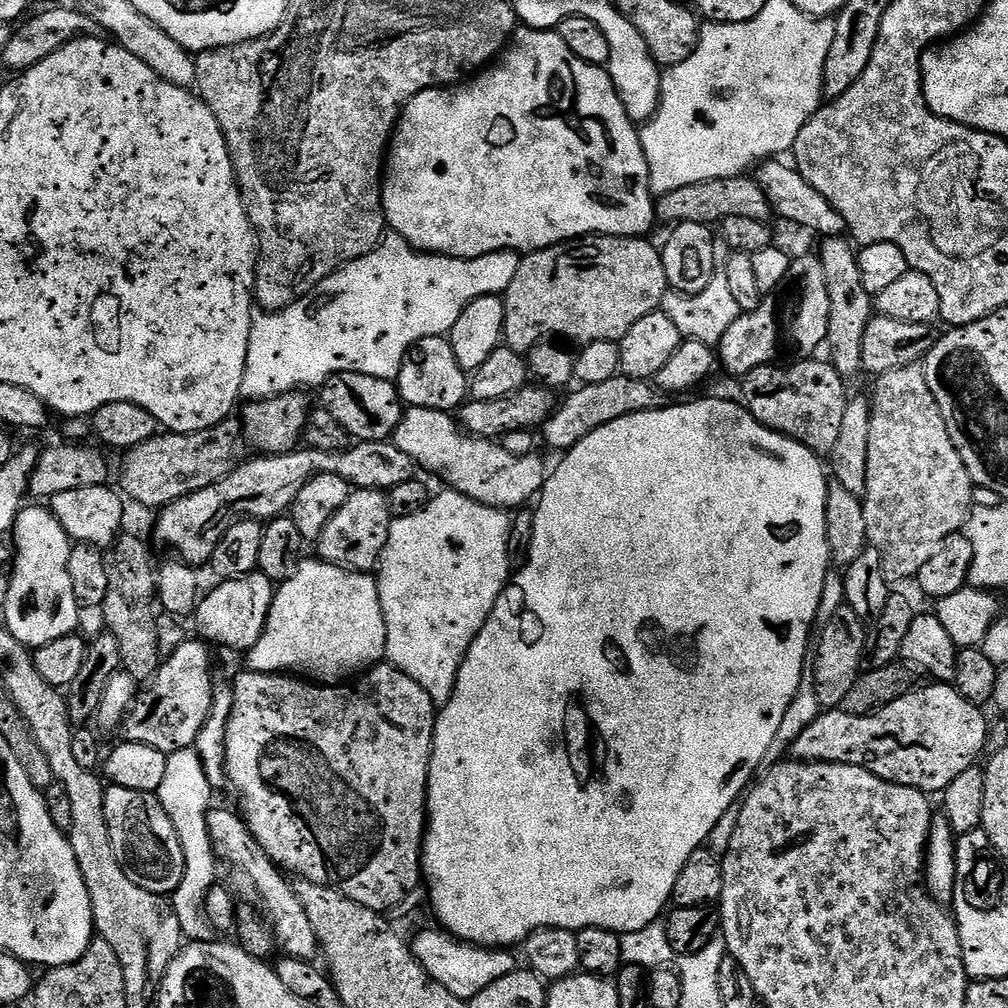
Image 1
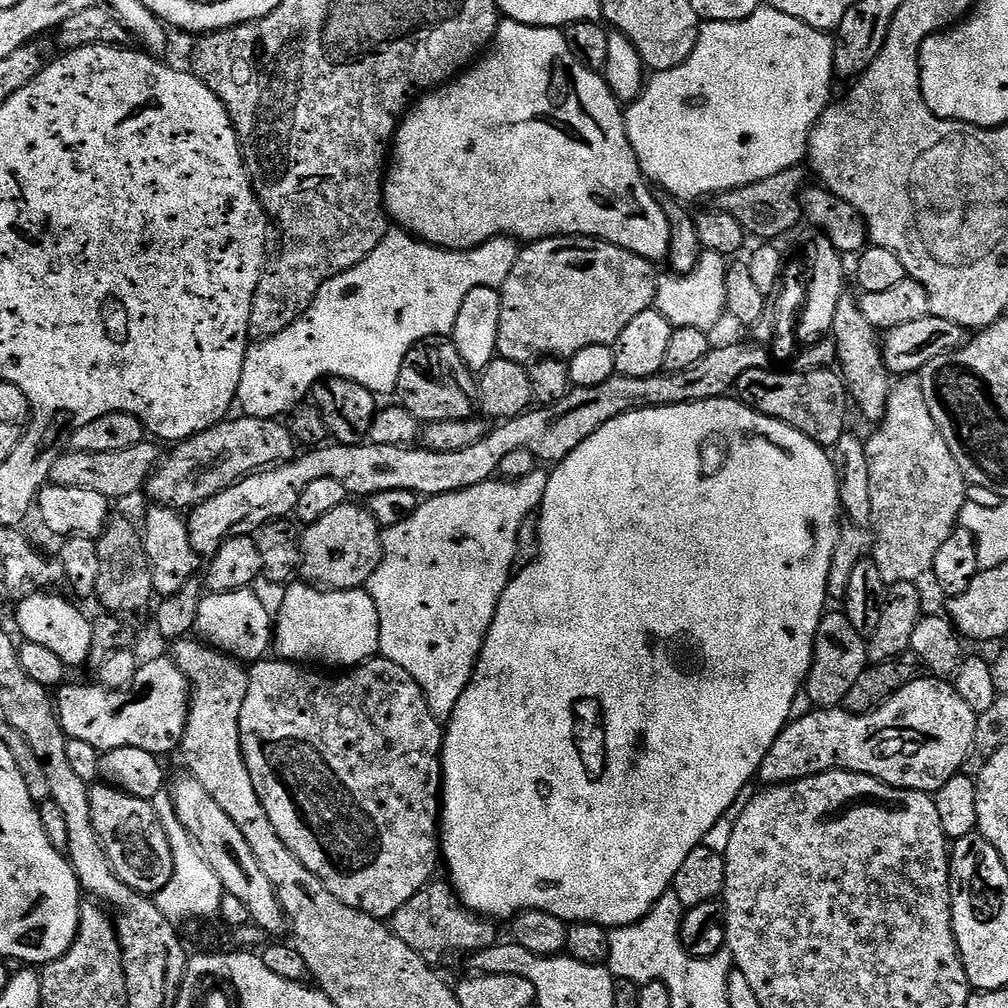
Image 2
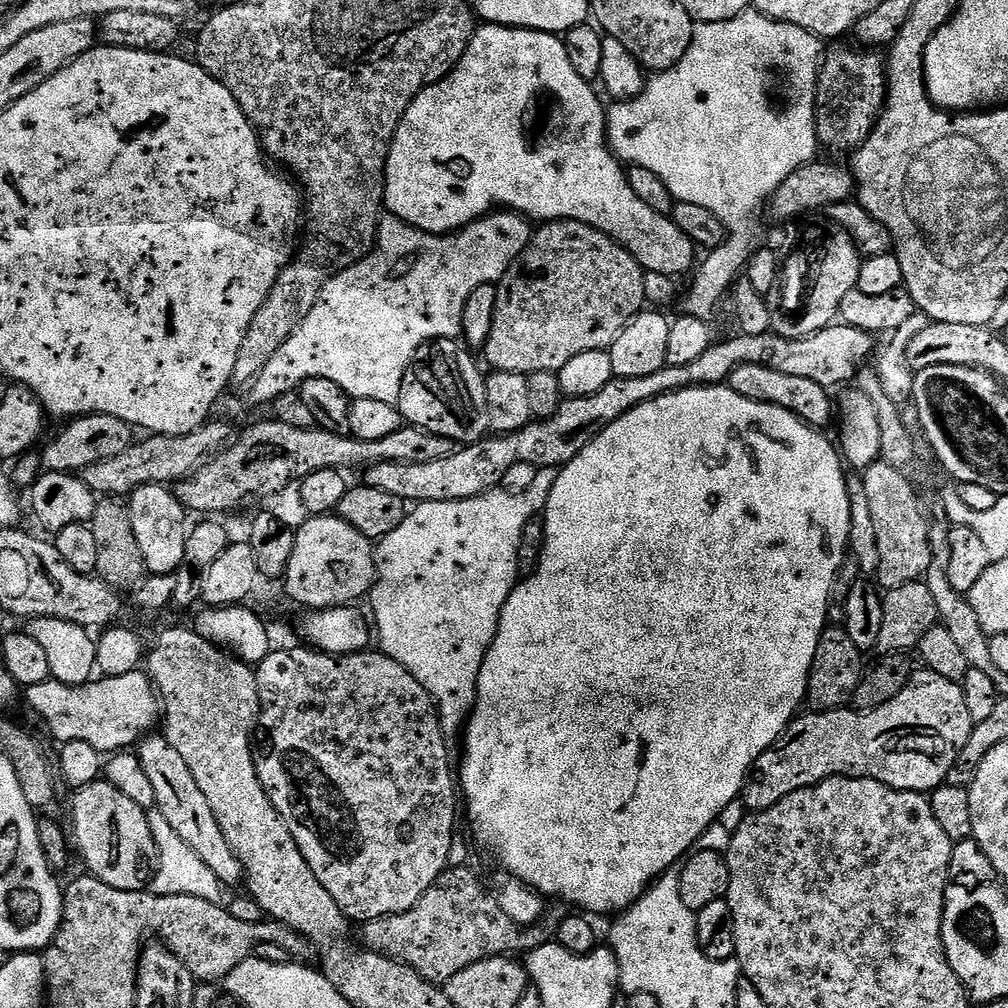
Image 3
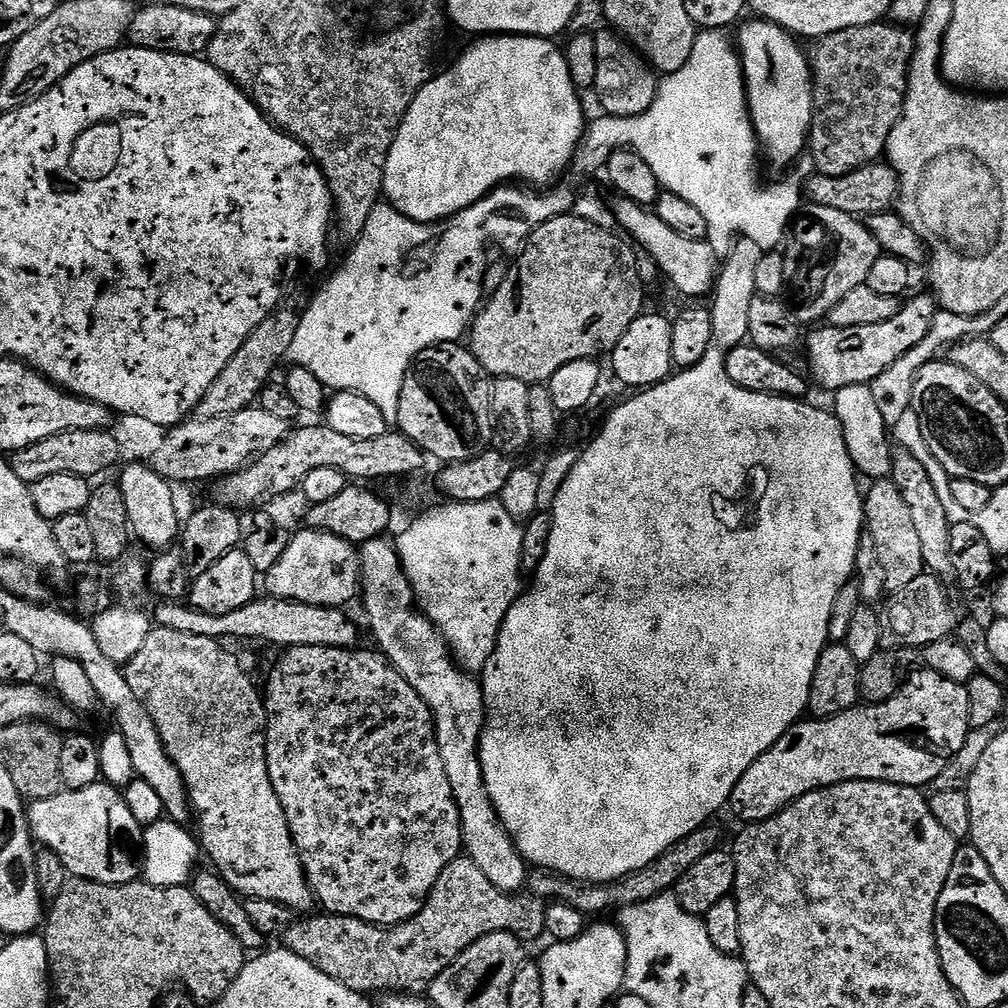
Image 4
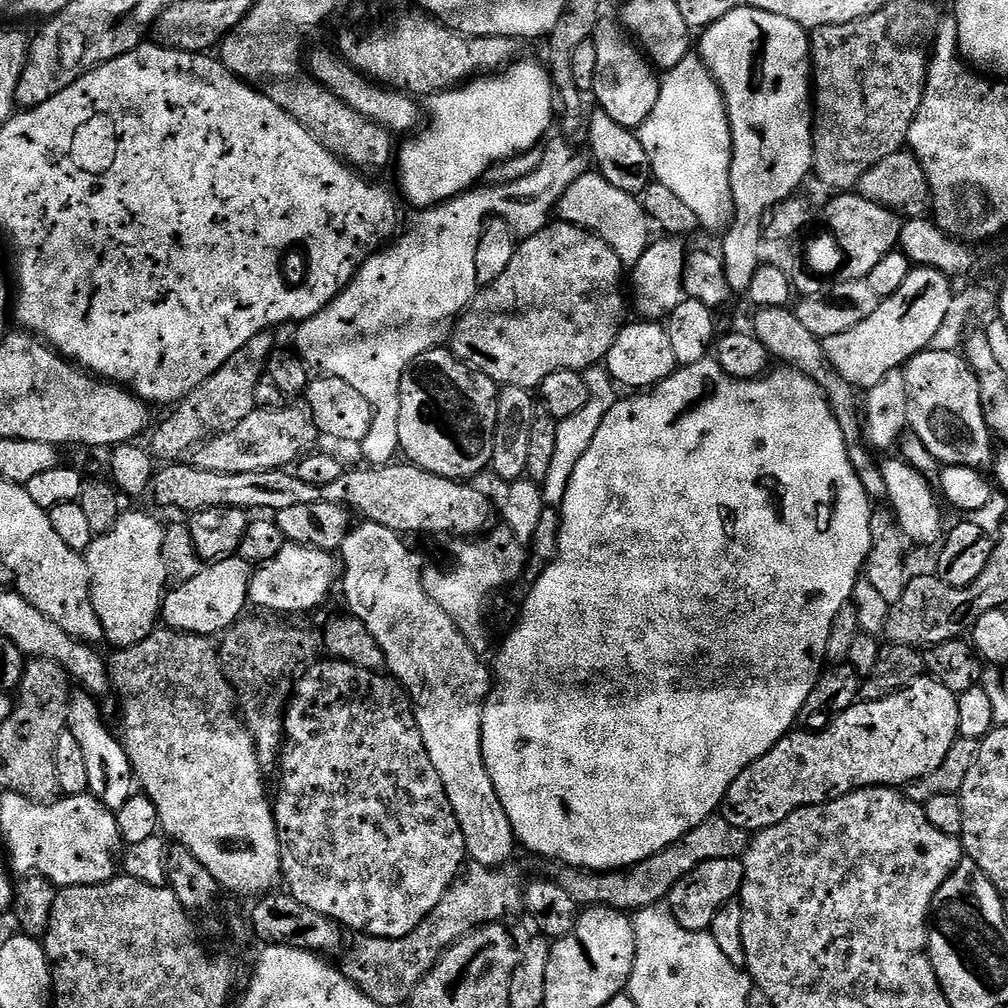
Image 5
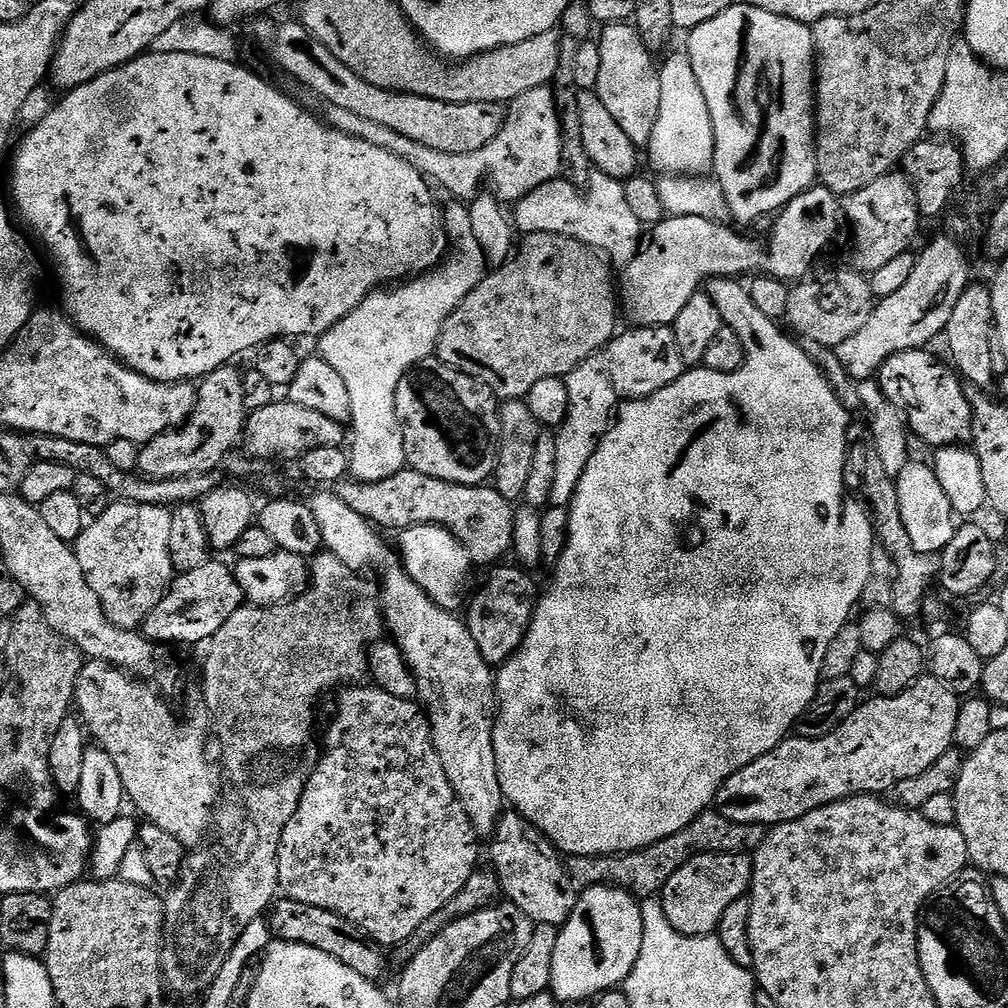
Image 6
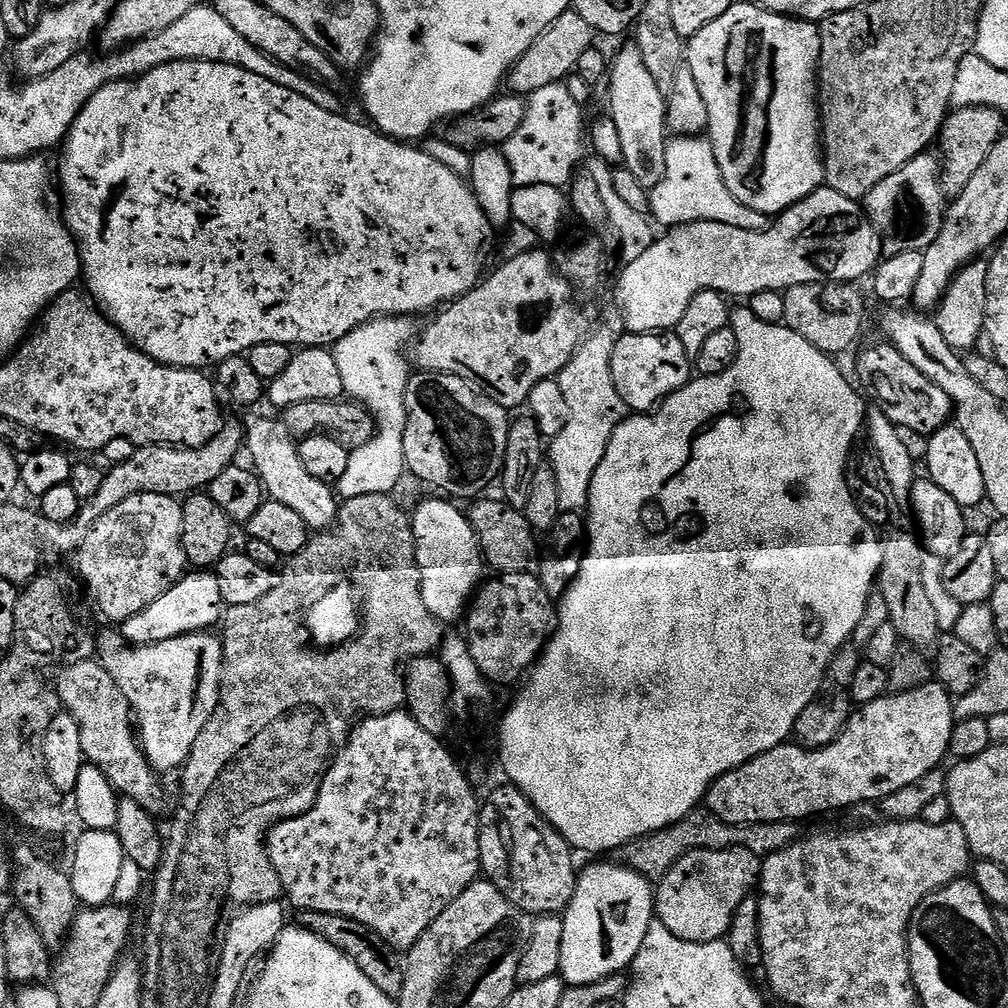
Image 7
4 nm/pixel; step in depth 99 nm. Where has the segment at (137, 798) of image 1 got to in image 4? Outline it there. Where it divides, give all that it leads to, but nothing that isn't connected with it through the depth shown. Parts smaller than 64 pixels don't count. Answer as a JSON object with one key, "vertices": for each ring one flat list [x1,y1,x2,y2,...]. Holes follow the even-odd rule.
{"vertices":[[107,782,86,786,73,792,62,790,54,798,33,800,27,805,28,826,37,845,54,850,66,866,69,877,93,880,99,884,134,884,142,876,142,826,130,814,123,791]]}

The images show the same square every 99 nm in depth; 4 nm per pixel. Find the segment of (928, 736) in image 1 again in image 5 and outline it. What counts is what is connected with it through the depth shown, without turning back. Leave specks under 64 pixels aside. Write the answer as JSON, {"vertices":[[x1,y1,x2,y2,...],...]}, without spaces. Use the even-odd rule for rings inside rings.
{"vertices":[[921,678,915,680,909,688,903,688,884,700,853,704,821,732,793,730,783,736,766,755,758,758,758,762,754,762,749,768,742,770,738,778,734,778,724,799,722,814,726,822,730,822,730,826,738,826,749,834,755,834,763,828,778,826,778,822,794,814,794,810,837,800,858,788,911,784,912,781,921,780,926,774,930,774,933,768,942,766,950,746,959,736,957,693,946,690,946,686,942,686,937,680],[920,704,932,708,932,756,928,753,927,738,916,733,920,728,919,722,908,721,907,712,918,711]]}

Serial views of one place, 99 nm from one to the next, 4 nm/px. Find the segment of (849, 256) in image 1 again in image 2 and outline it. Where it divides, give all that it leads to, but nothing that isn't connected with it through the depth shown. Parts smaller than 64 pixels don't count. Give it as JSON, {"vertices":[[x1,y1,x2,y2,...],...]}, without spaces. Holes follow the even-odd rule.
{"vertices":[[854,295,840,297,838,310,834,313,834,326,830,333,831,343,836,346,835,363,838,371,848,385,851,403,864,411,864,416,873,422,883,420,886,414,886,402,893,386,890,373,884,361,884,350,881,337,874,326,863,316,860,301]]}

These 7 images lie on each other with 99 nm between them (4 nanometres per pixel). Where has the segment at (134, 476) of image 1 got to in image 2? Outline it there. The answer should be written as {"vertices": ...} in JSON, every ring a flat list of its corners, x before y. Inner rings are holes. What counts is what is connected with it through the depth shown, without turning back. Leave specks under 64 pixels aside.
{"vertices":[[243,414,237,420,225,418,221,424,214,425,210,430,202,430,202,434,194,434,188,440,181,440,175,445,172,453,165,455,152,472,146,485,146,496,152,499,153,505,161,508,191,510,202,502,214,498,214,494,222,494,230,486,234,486,251,472,259,472,261,468,271,468,285,463,297,455,298,445,292,433,279,419,263,420]]}

